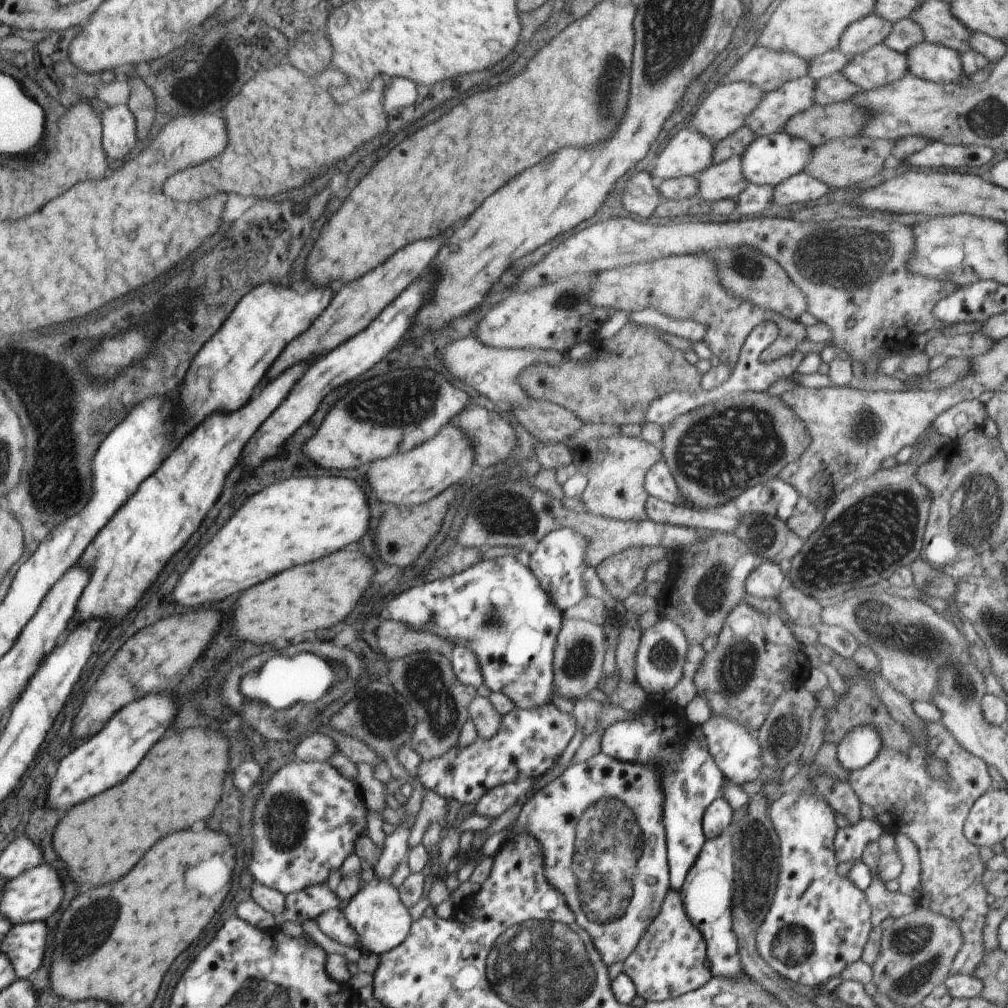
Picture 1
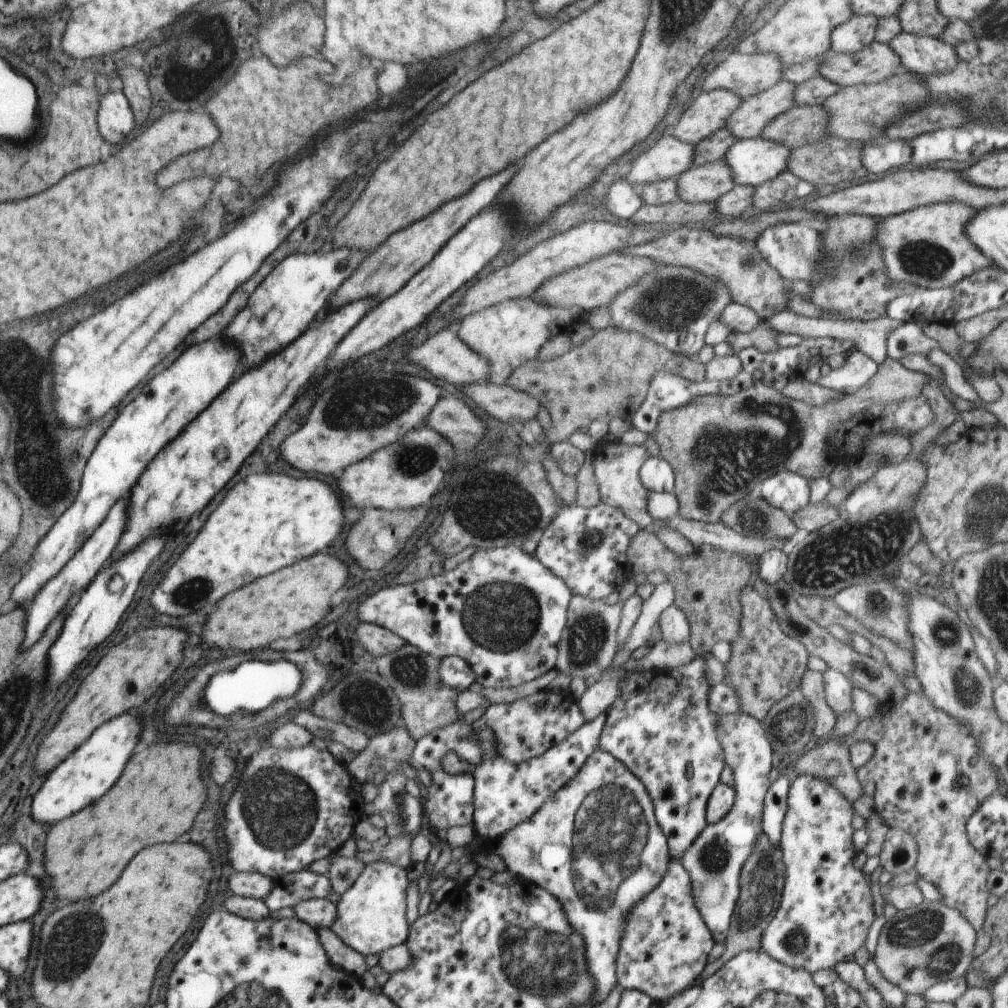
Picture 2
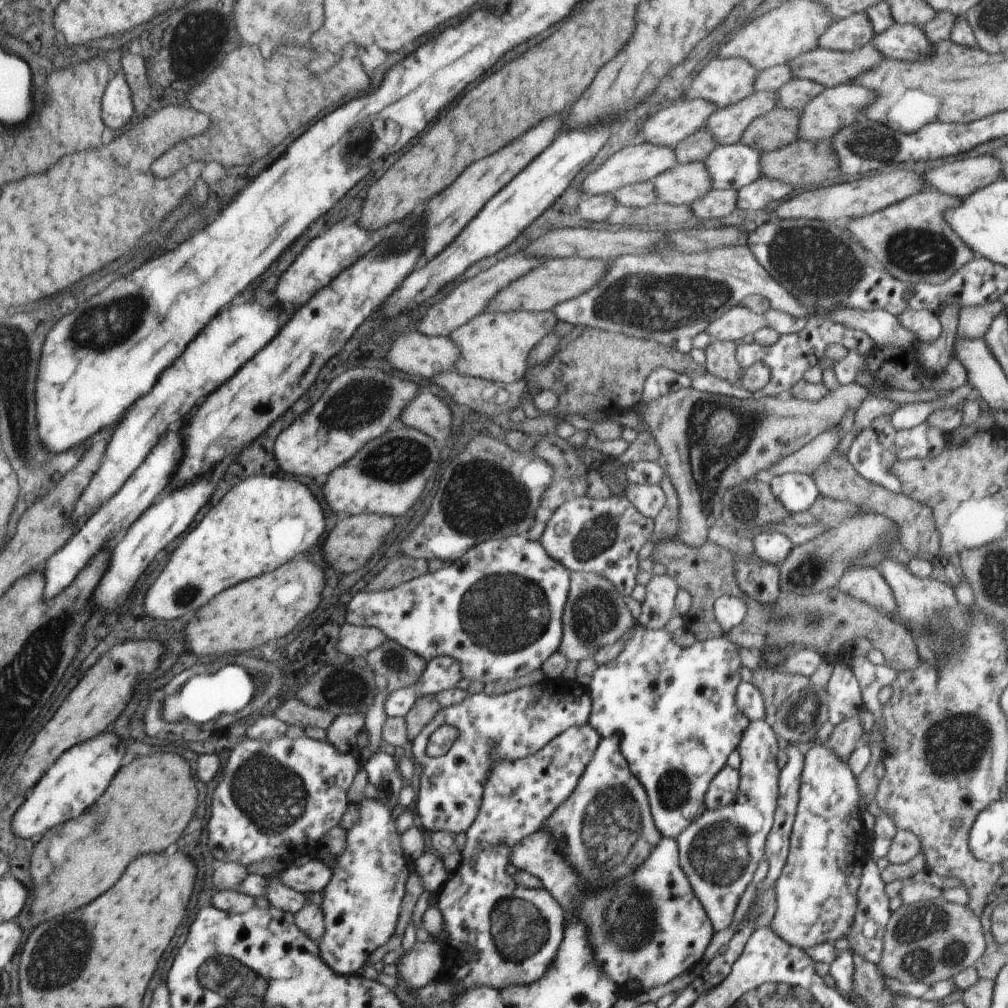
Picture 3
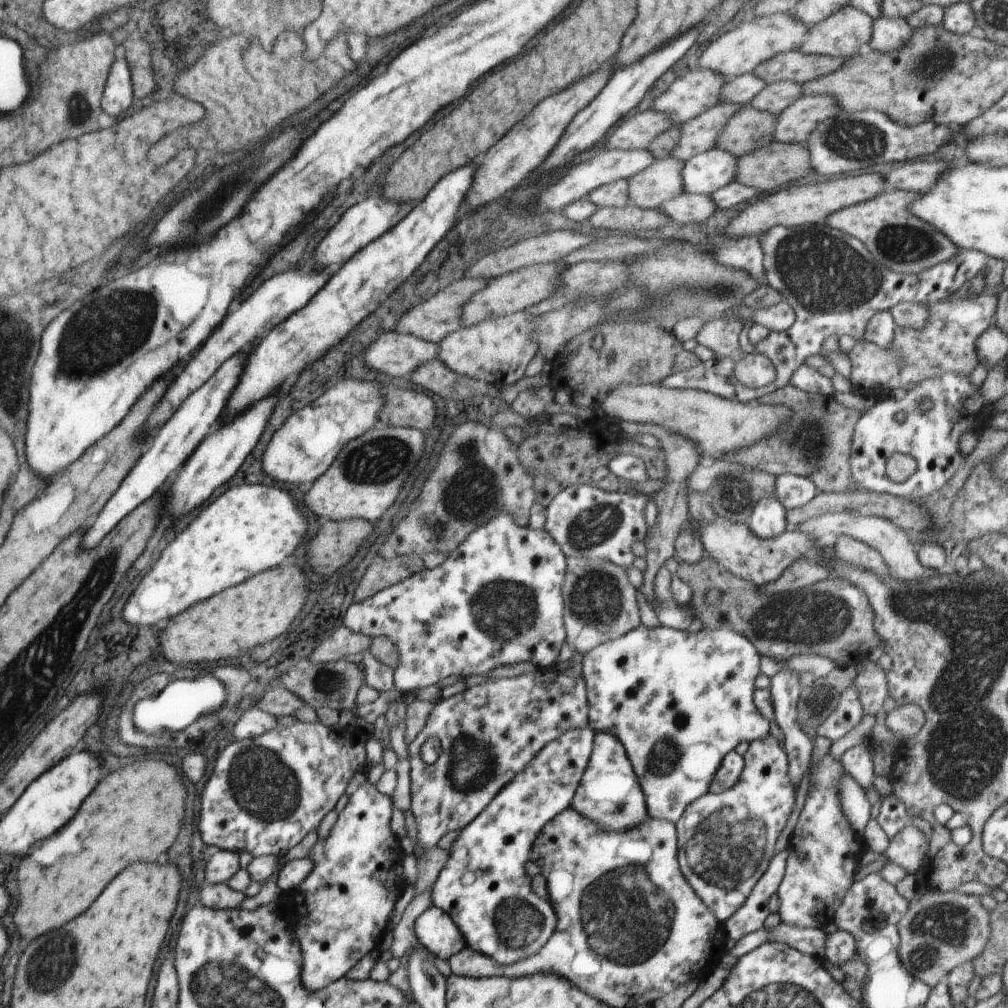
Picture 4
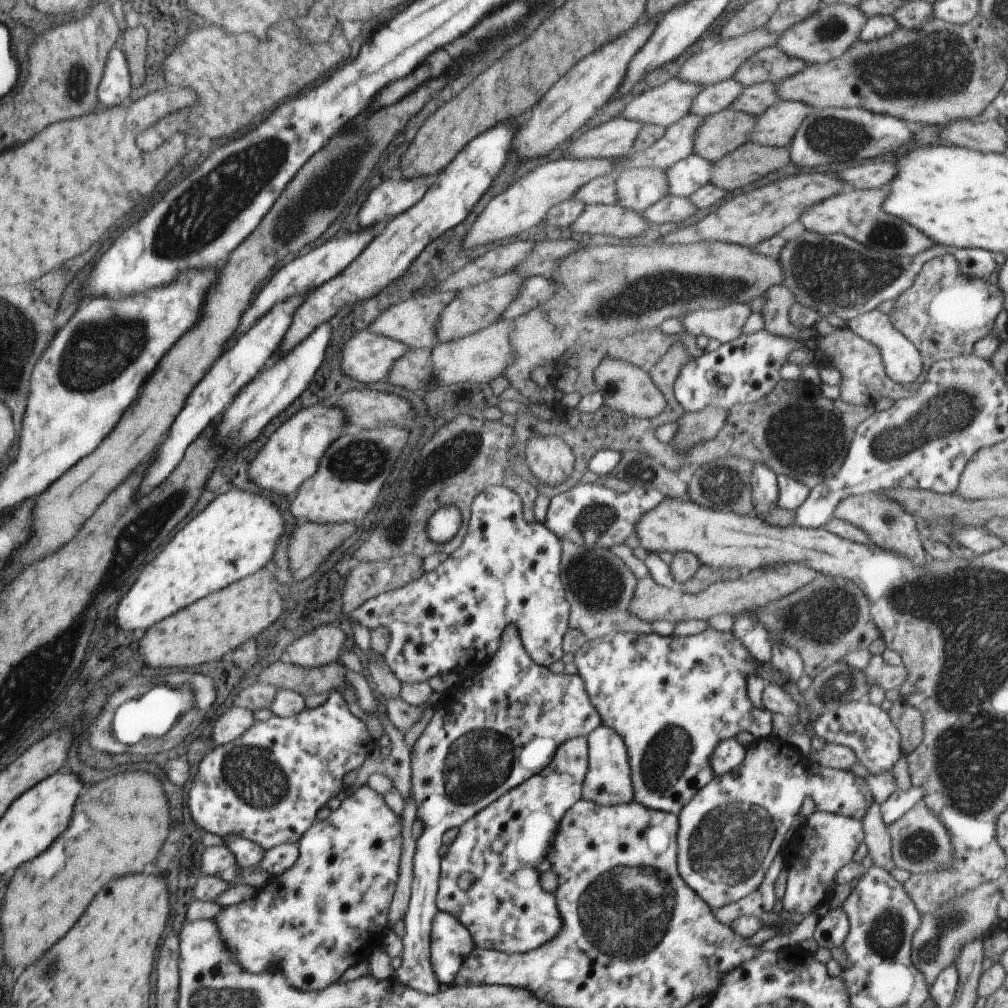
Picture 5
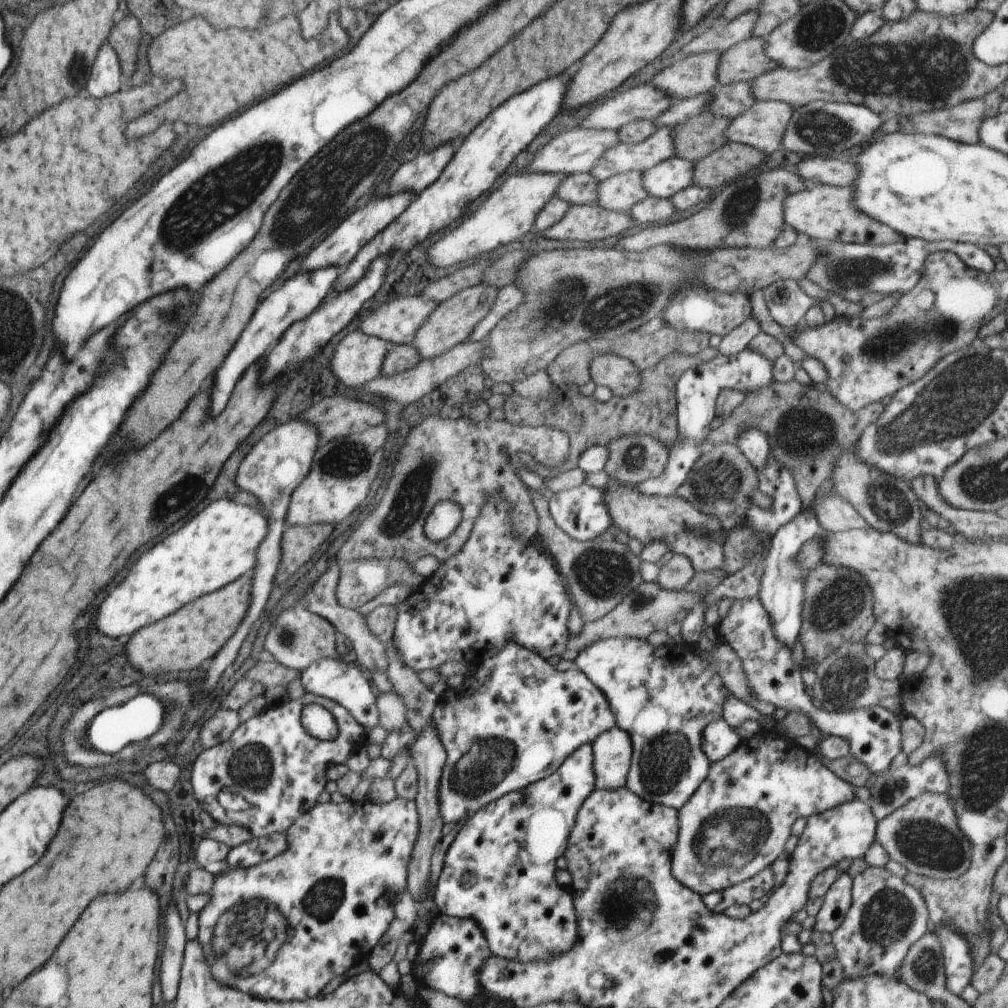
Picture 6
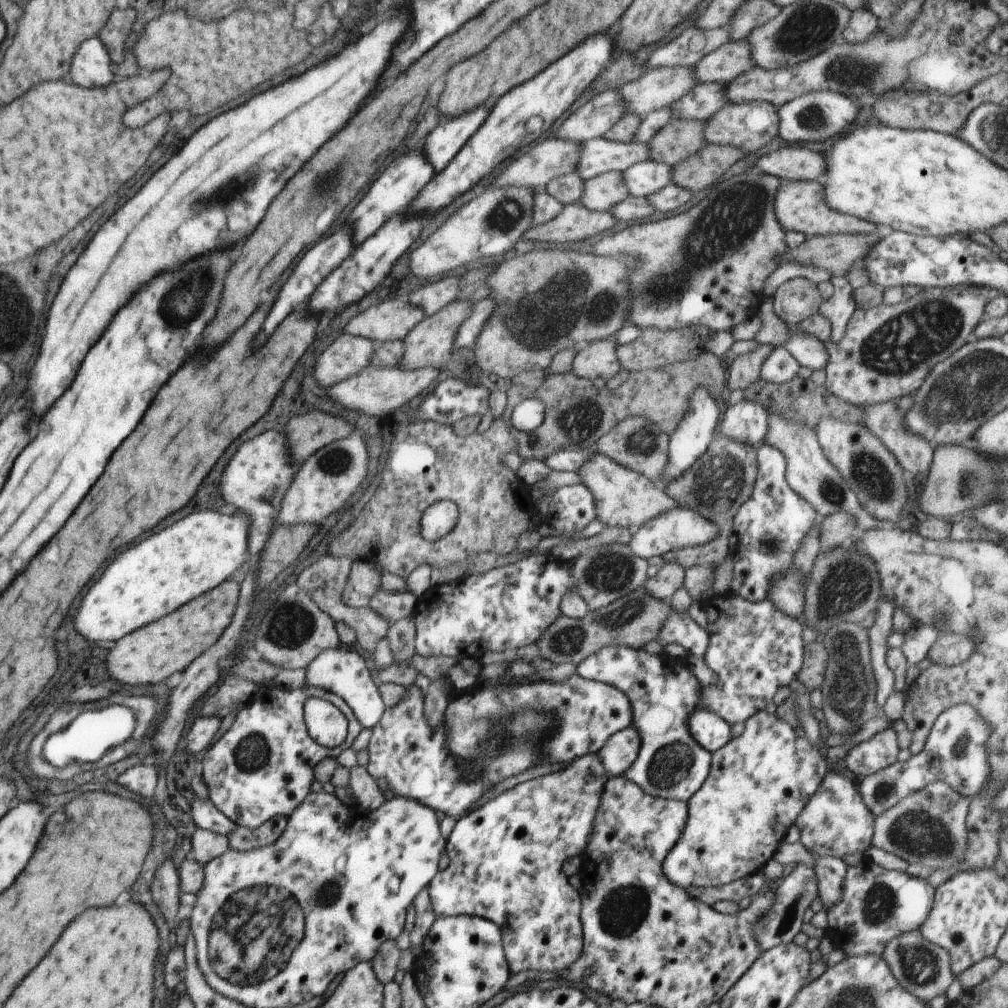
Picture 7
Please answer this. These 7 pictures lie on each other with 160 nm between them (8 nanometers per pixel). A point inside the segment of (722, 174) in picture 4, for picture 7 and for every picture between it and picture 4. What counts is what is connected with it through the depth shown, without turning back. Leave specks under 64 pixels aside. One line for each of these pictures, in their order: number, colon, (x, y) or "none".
5: (688, 175)
6: (665, 179)
7: (647, 177)

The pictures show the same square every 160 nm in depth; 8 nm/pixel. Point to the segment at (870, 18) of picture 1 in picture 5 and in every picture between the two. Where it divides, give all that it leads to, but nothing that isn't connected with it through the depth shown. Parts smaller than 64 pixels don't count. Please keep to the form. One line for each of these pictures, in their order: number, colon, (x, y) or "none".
2: (855, 34)
3: (849, 34)
4: (842, 34)
5: (823, 36)

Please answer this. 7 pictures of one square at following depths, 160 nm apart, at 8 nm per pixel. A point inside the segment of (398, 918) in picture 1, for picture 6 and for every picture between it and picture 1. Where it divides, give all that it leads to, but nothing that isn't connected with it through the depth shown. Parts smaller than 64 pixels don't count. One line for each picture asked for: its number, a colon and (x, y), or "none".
2: (371, 917)
3: (361, 903)
4: (342, 908)
5: (329, 911)
6: (330, 896)

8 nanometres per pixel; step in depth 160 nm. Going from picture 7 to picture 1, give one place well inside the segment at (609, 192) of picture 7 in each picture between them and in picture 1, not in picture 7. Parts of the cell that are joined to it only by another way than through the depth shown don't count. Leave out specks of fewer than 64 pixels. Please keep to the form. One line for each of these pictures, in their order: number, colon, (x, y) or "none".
1: (723, 181)
2: (708, 183)
3: (687, 182)
4: (662, 180)
5: (638, 188)
6: (619, 193)

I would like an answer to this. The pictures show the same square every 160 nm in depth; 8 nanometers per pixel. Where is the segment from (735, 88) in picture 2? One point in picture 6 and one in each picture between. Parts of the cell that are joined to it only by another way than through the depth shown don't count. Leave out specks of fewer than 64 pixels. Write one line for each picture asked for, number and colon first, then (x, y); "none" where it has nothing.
3: (724, 81)
4: (691, 94)
5: (664, 105)
6: (645, 102)

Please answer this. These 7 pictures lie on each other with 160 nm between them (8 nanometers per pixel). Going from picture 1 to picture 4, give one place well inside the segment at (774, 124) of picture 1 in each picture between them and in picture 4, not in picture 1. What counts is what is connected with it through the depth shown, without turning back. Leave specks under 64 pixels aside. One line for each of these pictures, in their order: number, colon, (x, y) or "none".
2: (748, 121)
3: (727, 124)
4: (699, 134)

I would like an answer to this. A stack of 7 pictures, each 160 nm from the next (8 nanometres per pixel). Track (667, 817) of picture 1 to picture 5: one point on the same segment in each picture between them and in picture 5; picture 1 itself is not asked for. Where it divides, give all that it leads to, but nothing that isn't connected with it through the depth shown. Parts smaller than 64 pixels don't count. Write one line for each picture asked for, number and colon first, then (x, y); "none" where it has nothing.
2: (660, 726)
3: (673, 710)
4: (678, 701)
5: (673, 700)

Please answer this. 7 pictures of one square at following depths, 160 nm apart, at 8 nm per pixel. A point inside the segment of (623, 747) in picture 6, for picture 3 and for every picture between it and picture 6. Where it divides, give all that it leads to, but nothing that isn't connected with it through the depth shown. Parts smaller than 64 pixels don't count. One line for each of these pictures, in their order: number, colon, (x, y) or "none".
3: (605, 826)
4: (609, 793)
5: (608, 782)

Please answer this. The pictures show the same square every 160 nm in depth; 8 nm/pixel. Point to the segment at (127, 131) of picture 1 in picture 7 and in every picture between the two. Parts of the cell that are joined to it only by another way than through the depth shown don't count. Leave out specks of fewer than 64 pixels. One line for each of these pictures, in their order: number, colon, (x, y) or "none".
2: (115, 119)
3: (117, 110)
4: (117, 98)
5: (115, 87)
6: (104, 79)
7: (92, 62)

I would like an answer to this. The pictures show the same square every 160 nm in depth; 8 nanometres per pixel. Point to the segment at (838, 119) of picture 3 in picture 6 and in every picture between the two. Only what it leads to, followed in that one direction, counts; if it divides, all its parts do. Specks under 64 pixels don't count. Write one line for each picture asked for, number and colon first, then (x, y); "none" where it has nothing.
4: (794, 124)
5: (777, 127)
6: (762, 126)

